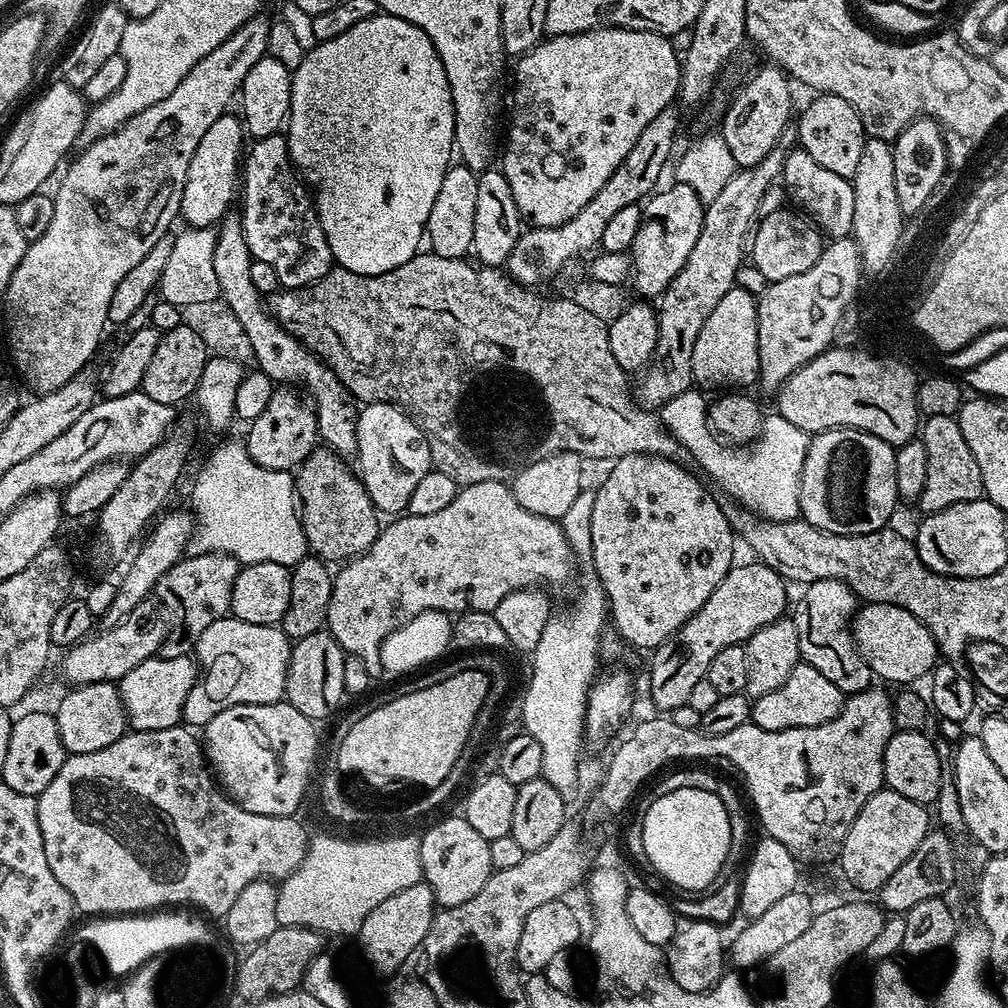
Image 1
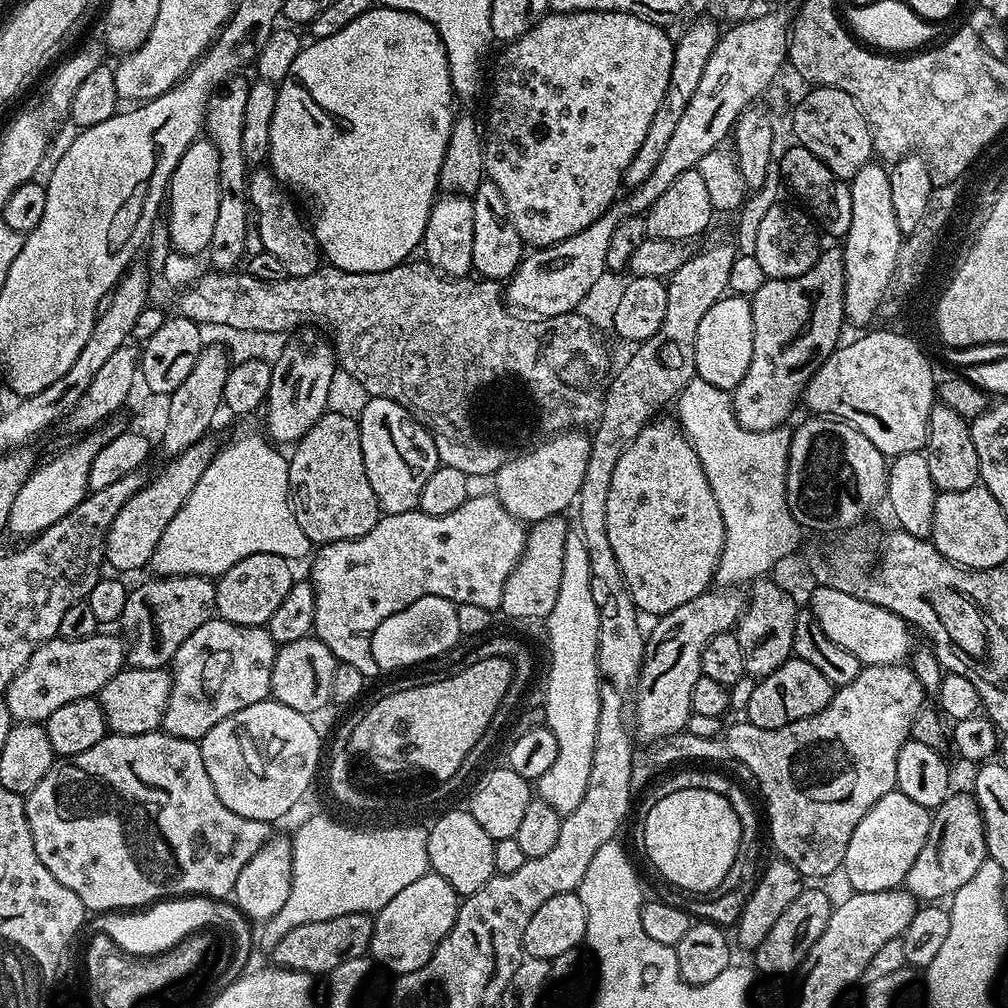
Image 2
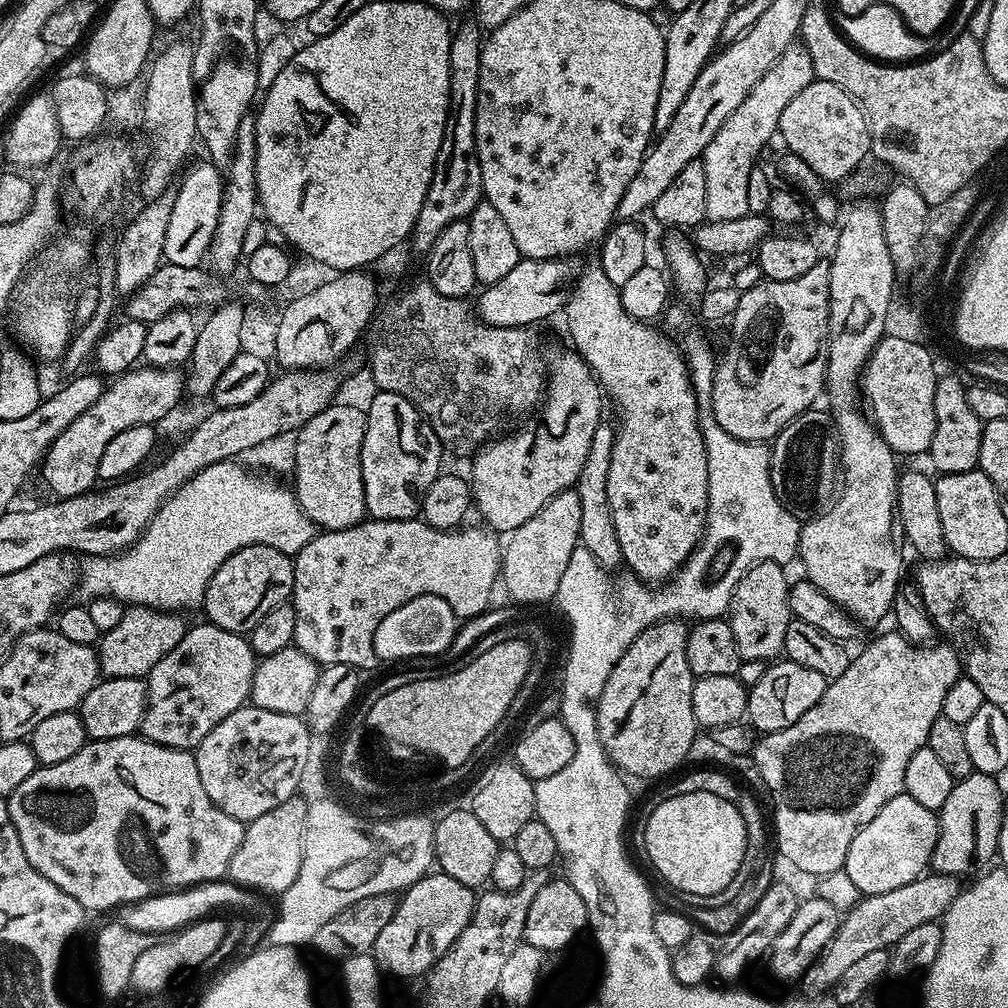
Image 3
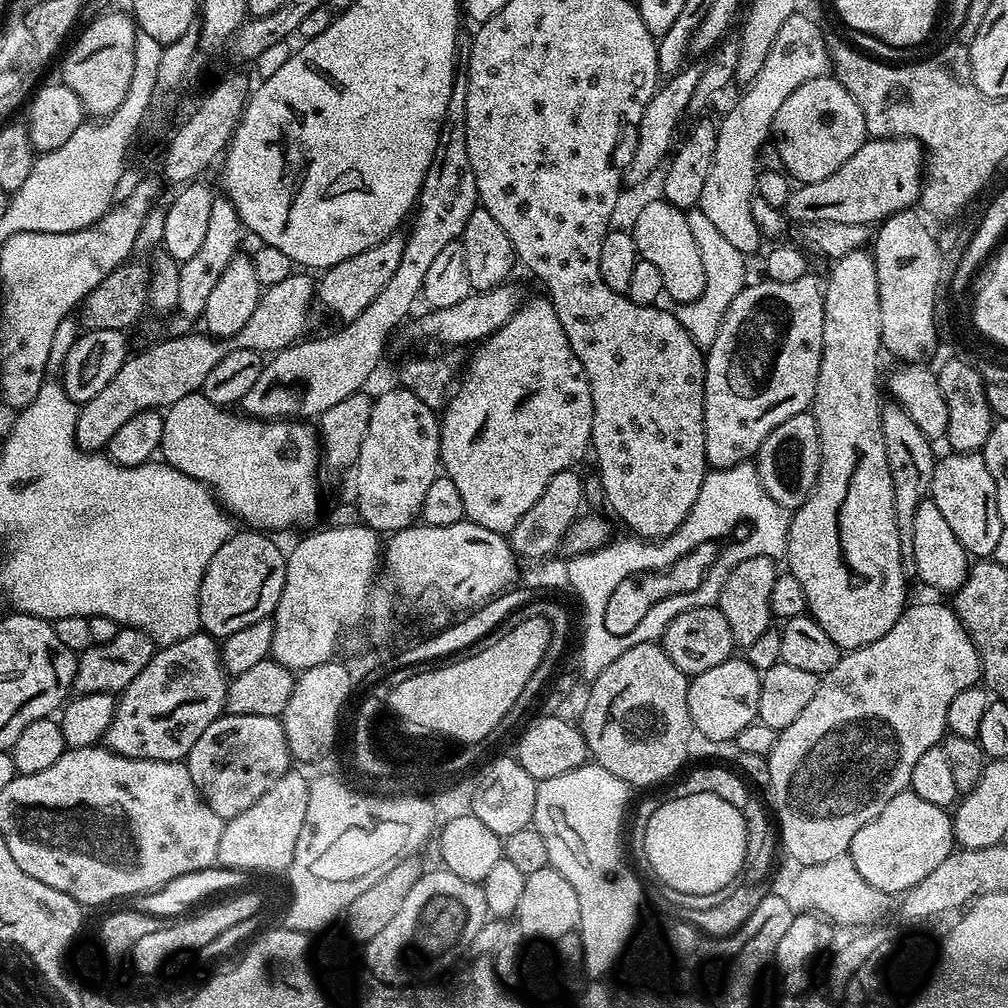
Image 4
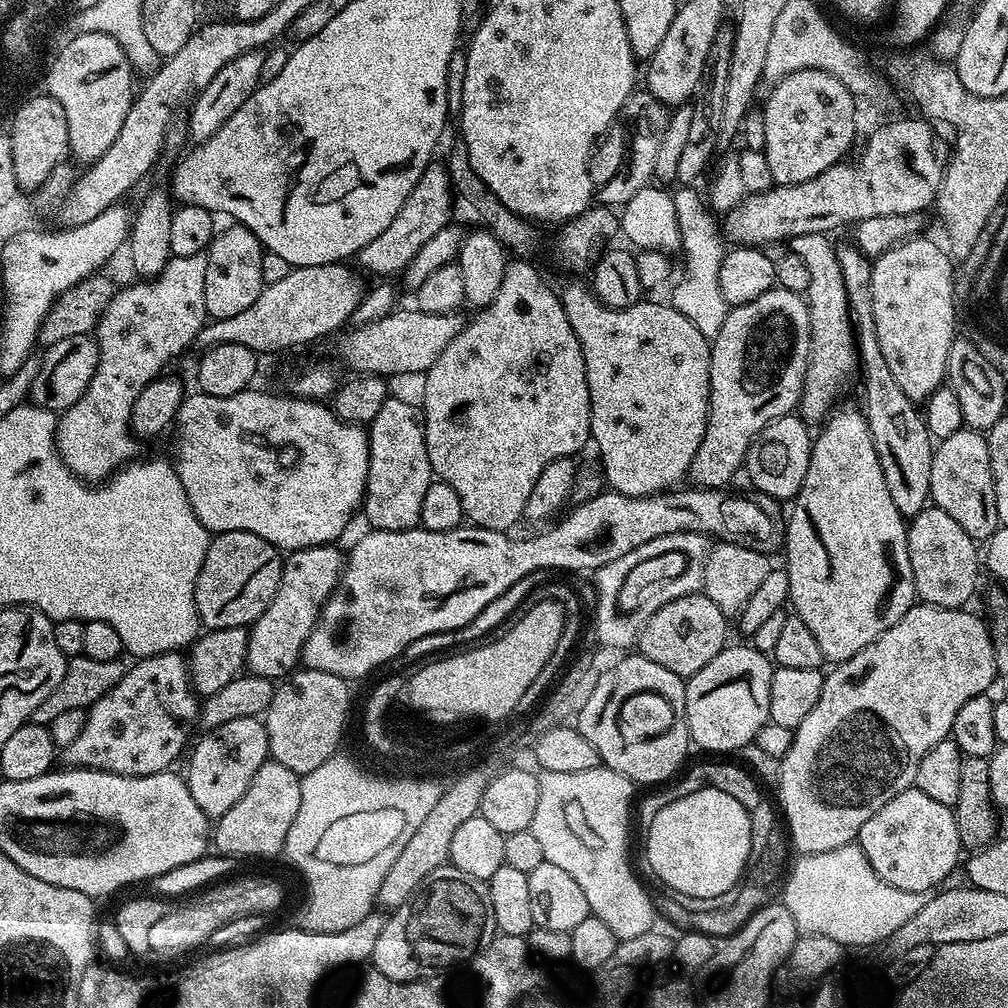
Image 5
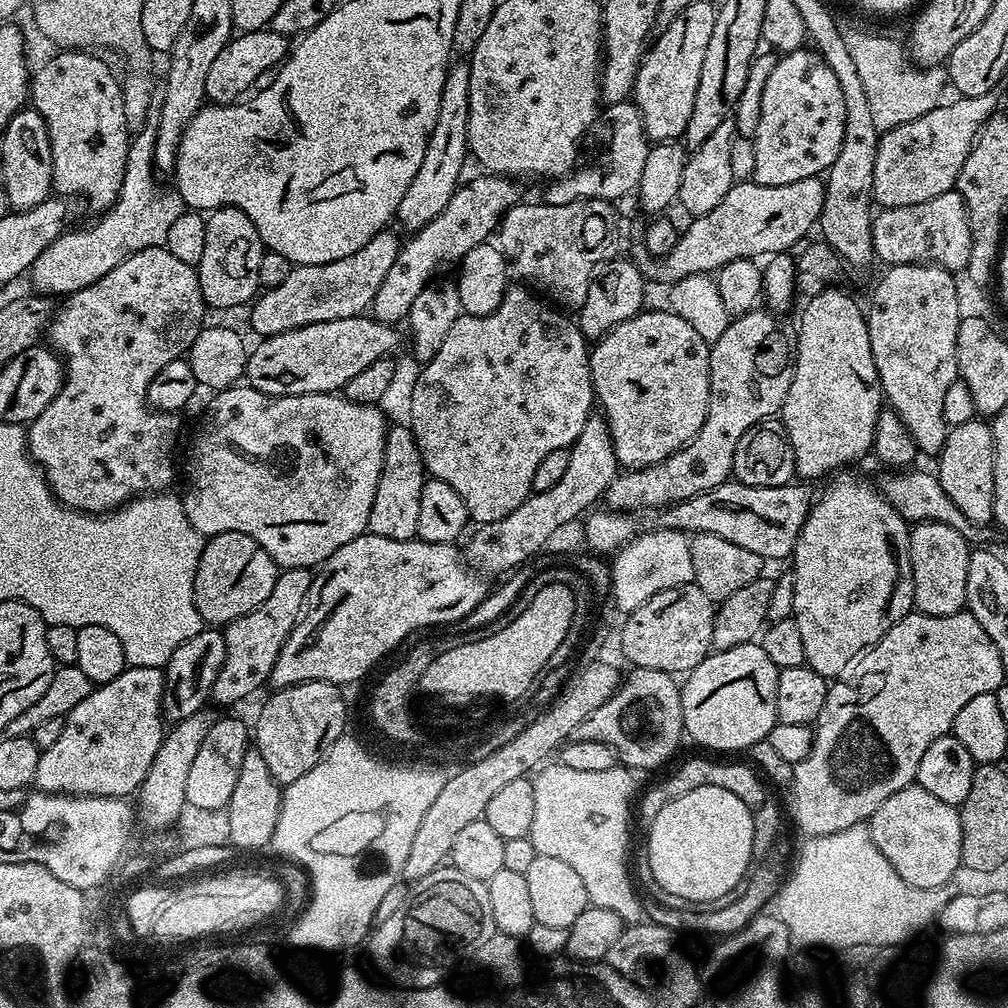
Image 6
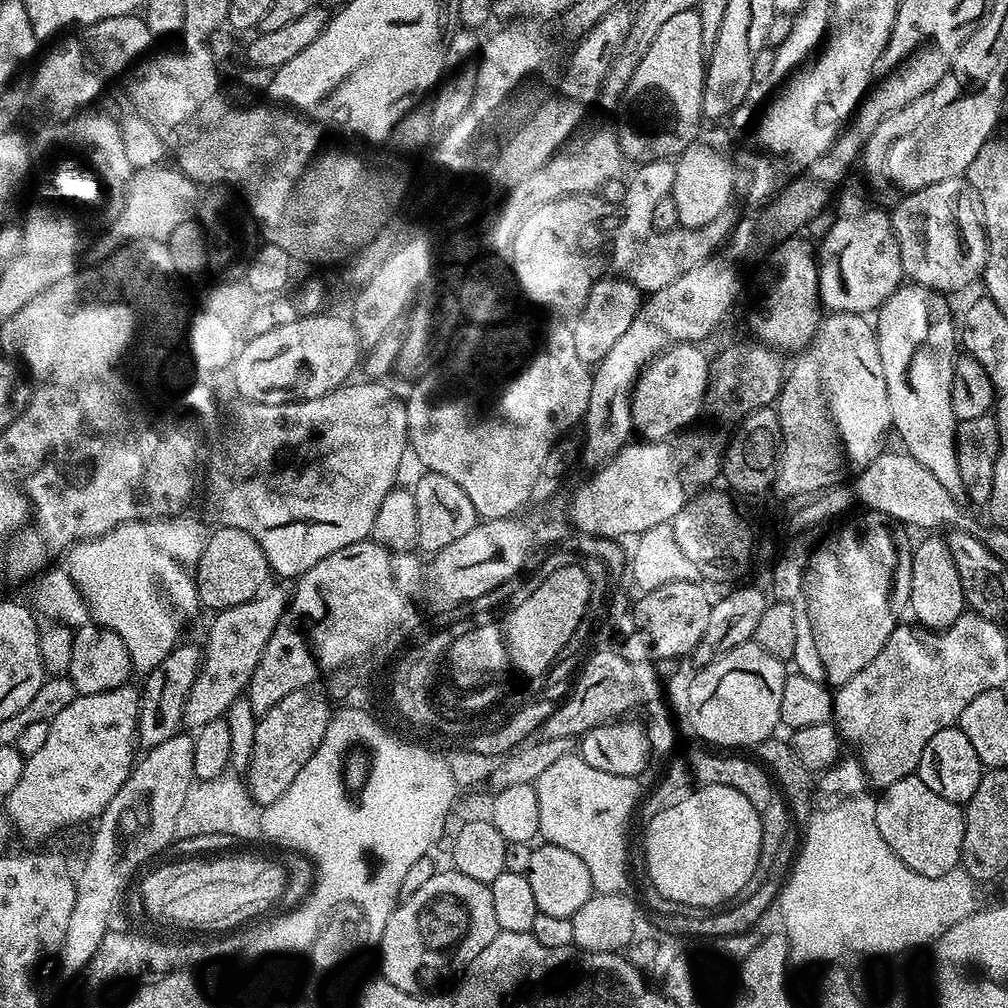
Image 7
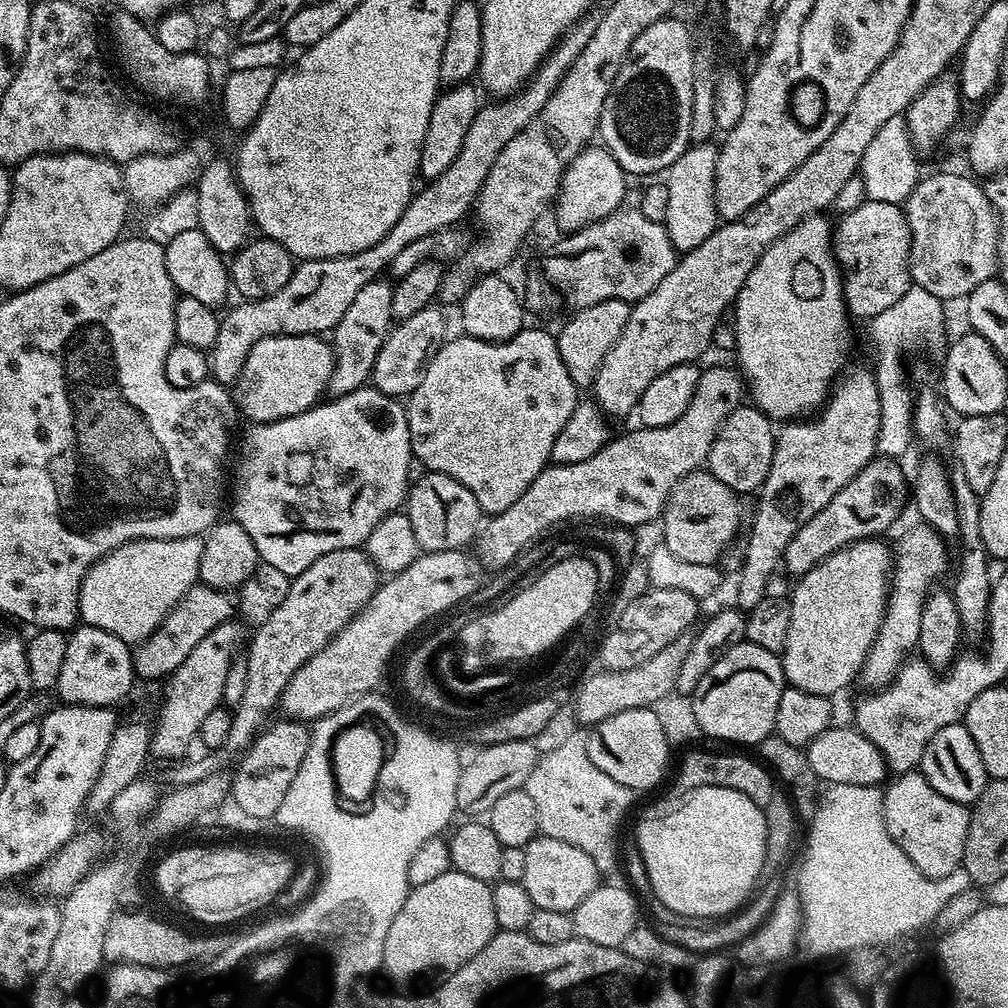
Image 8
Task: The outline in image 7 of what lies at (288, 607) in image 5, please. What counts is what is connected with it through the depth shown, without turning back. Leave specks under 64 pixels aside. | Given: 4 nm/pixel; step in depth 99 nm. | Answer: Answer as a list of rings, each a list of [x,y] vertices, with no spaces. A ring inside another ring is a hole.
[[[271,588],[261,592],[257,599],[242,602],[242,606],[221,608],[213,615],[216,617],[208,628],[208,641],[202,644],[200,672],[186,698],[182,721],[185,729],[195,730],[206,726],[206,722],[221,719],[230,710],[230,702],[247,693],[262,650],[266,650],[266,642],[270,642],[270,634],[274,634],[274,626],[278,626],[290,599],[287,591]]]

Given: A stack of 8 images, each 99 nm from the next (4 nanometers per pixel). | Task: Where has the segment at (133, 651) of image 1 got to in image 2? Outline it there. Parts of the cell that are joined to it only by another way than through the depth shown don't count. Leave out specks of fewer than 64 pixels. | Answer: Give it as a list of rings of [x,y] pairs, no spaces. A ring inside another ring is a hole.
[[[97,634],[77,640],[57,638],[38,646],[38,650],[30,654],[30,662],[26,662],[26,666],[22,666],[8,687],[3,689],[2,698],[13,721],[25,724],[43,722],[54,714],[54,710],[66,706],[66,702],[95,697],[102,686],[125,667],[126,644],[119,635],[116,636]]]

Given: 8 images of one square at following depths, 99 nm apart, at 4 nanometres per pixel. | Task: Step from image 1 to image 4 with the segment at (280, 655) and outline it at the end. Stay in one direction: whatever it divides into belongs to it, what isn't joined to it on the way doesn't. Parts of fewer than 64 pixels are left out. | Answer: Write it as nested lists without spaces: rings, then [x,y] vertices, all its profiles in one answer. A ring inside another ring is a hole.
[[[201,630],[182,642],[163,645],[146,662],[146,670],[119,693],[114,722],[110,722],[103,743],[126,758],[183,761],[206,726],[225,711],[229,679],[220,661],[217,637]]]

